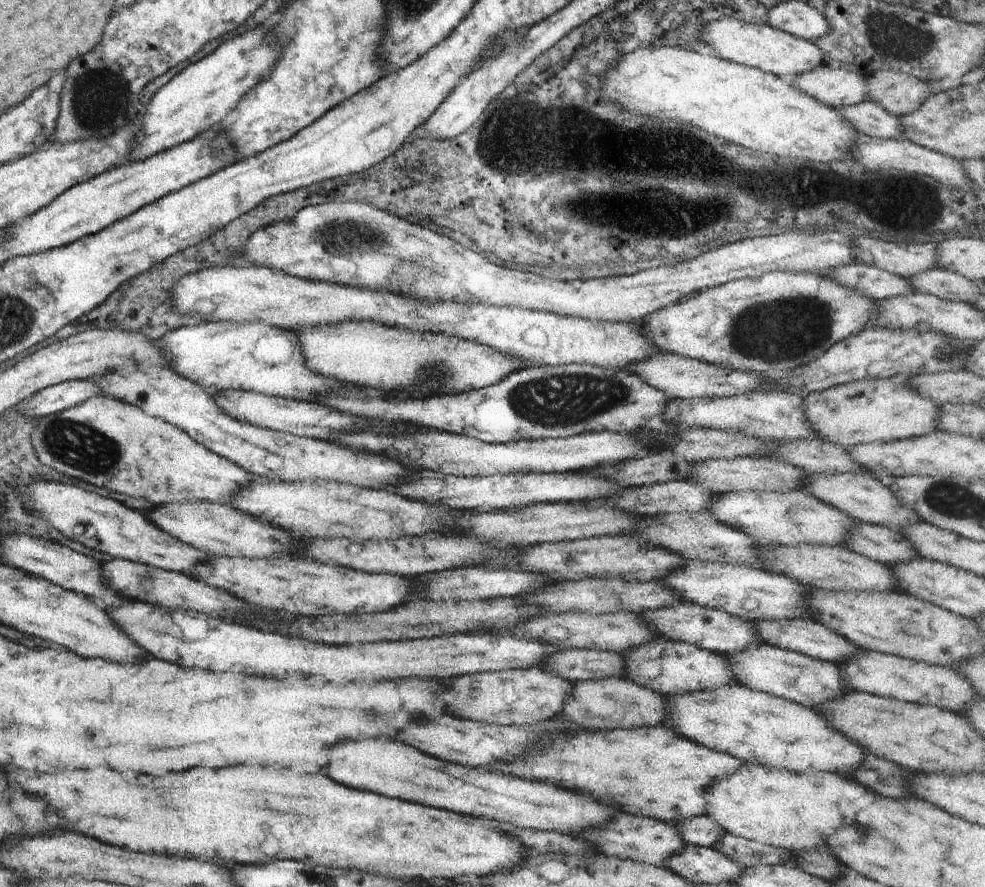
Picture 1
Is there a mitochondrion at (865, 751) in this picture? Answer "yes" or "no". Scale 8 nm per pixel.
no

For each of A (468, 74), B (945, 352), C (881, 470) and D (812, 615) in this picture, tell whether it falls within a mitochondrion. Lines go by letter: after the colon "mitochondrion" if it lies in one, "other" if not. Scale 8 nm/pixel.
A: other
B: mitochondrion
C: other
D: other

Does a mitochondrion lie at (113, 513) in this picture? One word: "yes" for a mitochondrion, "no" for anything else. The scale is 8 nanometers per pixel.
no

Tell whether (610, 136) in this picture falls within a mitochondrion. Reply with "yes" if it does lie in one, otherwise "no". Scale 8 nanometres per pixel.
yes

